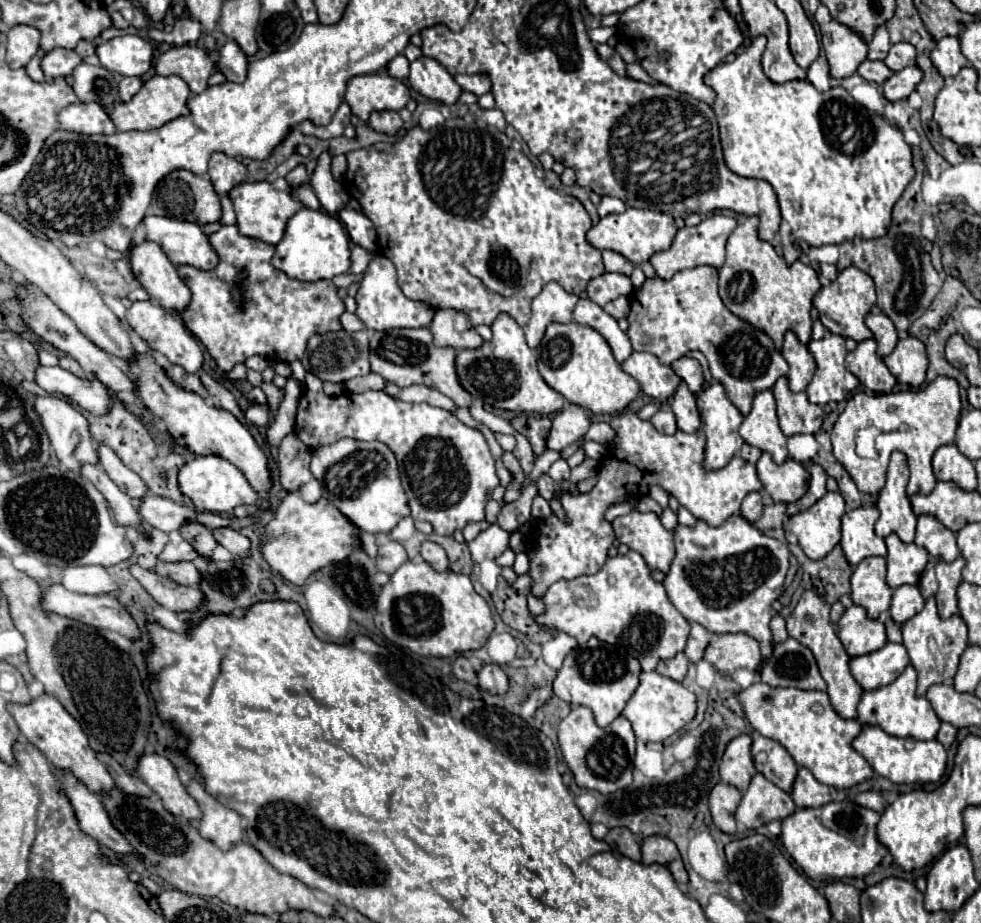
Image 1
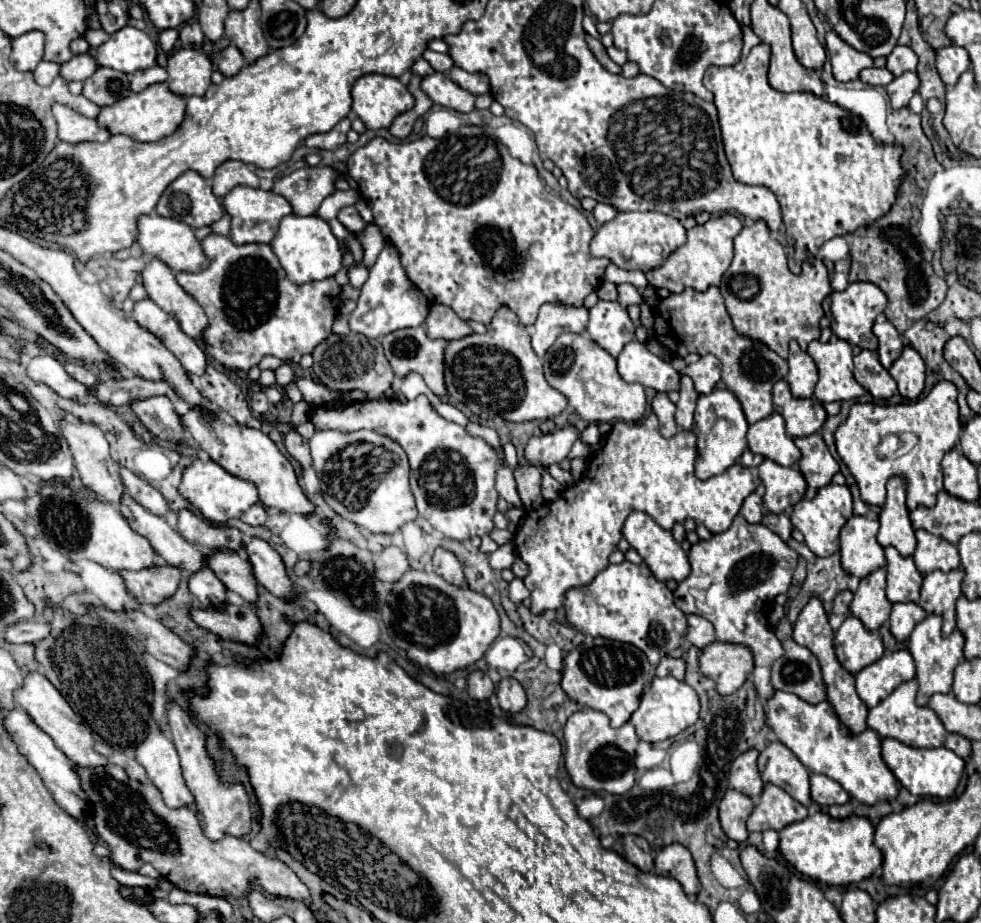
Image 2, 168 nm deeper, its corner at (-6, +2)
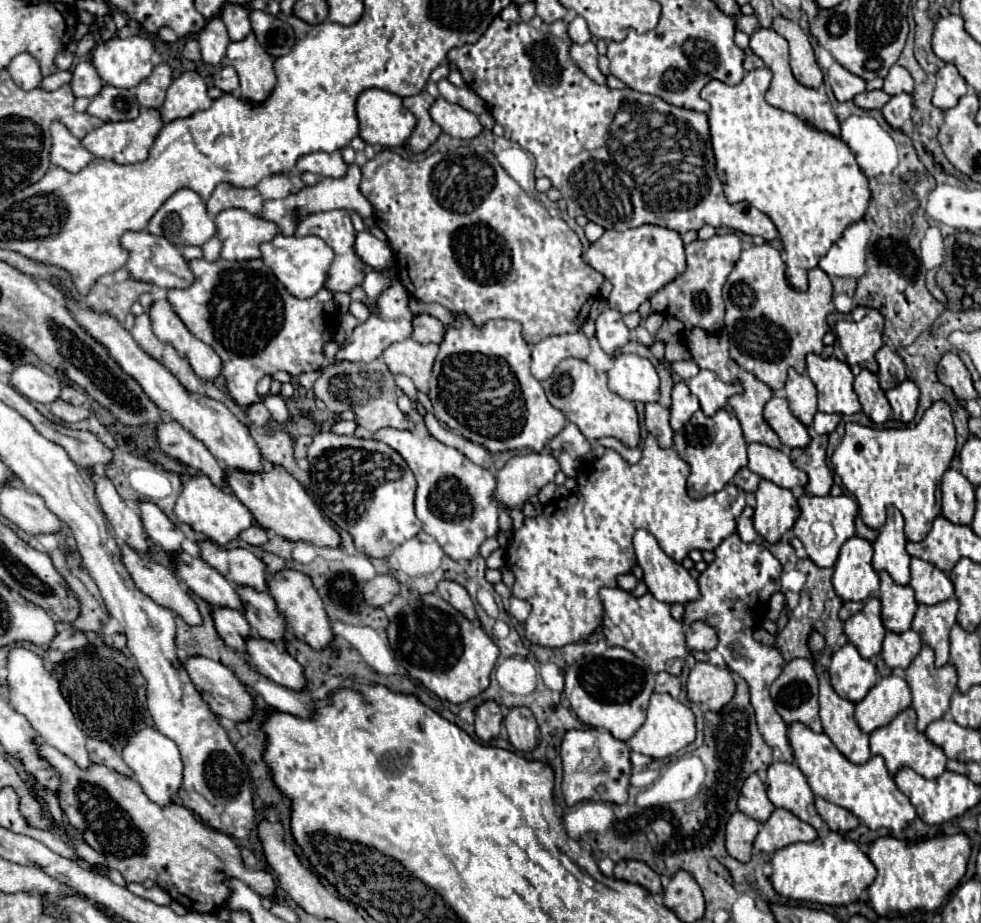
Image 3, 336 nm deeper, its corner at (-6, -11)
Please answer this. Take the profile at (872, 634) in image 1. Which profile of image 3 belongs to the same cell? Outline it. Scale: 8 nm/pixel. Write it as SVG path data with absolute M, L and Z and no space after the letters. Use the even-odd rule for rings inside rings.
M846 643L832 655L828 673L834 691L852 703L862 701L878 681L876 665L864 659L852 643Z

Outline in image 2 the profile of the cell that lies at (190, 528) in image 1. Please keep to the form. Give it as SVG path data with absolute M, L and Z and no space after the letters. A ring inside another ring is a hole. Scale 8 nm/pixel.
M214 552L212 558L206 558L206 564L214 574L224 582L224 586L238 596L242 596L244 602L254 604L258 600L258 582L254 578L250 560L246 552Z

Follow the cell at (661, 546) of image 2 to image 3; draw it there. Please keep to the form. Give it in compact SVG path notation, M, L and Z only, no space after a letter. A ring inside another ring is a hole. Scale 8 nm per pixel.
M638 529L634 533L634 551L636 551L636 561L638 565L642 567L644 571L644 583L648 587L648 591L662 603L688 603L688 601L694 601L700 597L700 591L698 591L698 583L696 579L680 565L676 563L672 557L668 557L658 541L646 531L646 529Z

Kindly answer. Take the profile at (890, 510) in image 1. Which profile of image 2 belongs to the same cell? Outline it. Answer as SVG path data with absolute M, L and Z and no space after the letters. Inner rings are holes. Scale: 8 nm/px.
M894 476L888 480L886 490L888 490L886 504L882 506L878 518L880 522L878 544L884 548L894 546L900 552L900 556L912 556L916 548L916 538L906 508L906 482Z

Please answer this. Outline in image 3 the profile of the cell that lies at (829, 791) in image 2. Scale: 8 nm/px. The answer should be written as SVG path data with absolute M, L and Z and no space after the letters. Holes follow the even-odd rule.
M816 797L816 811L832 831L850 831L858 825L858 819L848 809L842 809L822 797Z

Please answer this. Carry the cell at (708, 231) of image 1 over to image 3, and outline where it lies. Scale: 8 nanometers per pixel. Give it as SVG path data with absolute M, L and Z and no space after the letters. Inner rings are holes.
M736 233L714 235L708 241L692 241L686 245L688 267L674 281L664 285L658 293L650 297L652 311L662 315L672 315L684 321L686 329L702 327L706 331L720 331L724 325L724 301L722 301L722 285L736 265L742 251L742 241Z

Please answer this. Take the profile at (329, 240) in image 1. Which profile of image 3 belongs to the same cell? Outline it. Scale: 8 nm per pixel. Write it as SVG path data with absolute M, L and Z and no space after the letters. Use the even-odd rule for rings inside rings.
M278 233L272 241L264 243L260 247L260 251L262 251L264 263L274 271L278 281L296 299L310 299L324 287L332 259L334 259L334 251L320 237L314 237L314 235L308 235L308 237L290 235L290 237L286 237L286 235Z

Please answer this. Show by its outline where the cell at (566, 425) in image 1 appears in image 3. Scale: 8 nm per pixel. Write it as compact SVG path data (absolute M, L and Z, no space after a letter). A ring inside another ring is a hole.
M532 451L512 457L496 479L496 499L506 507L522 507L530 495L536 495L546 483L554 481L560 463L552 453Z

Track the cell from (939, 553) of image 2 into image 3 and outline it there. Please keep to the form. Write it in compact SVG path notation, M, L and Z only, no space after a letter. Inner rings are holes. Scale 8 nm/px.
M912 557L910 569L912 569L910 587L914 589L918 603L934 605L954 597L954 583L950 581L948 573L942 573L936 565L930 565L930 561Z

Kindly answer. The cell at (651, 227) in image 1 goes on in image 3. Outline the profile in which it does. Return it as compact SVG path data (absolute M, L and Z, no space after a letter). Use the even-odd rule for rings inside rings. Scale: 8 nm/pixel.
M640 225L626 231L610 229L586 249L584 259L592 269L600 271L612 283L614 289L608 297L608 303L622 315L636 311L646 299L650 299L658 289L662 289L686 269L680 233L658 225Z

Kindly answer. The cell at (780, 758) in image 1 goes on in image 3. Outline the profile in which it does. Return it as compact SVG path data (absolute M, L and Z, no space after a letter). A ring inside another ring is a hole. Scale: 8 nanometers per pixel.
M772 763L766 773L766 793L774 807L792 811L796 817L810 823L816 831L826 829L826 823L814 809L814 793L810 791L806 777L796 763Z

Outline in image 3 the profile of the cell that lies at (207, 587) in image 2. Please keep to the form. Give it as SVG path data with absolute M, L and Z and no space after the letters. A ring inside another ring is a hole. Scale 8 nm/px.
M212 607L212 619L224 643L234 651L244 653L244 639L252 633L252 627L244 619L244 613L230 607Z

